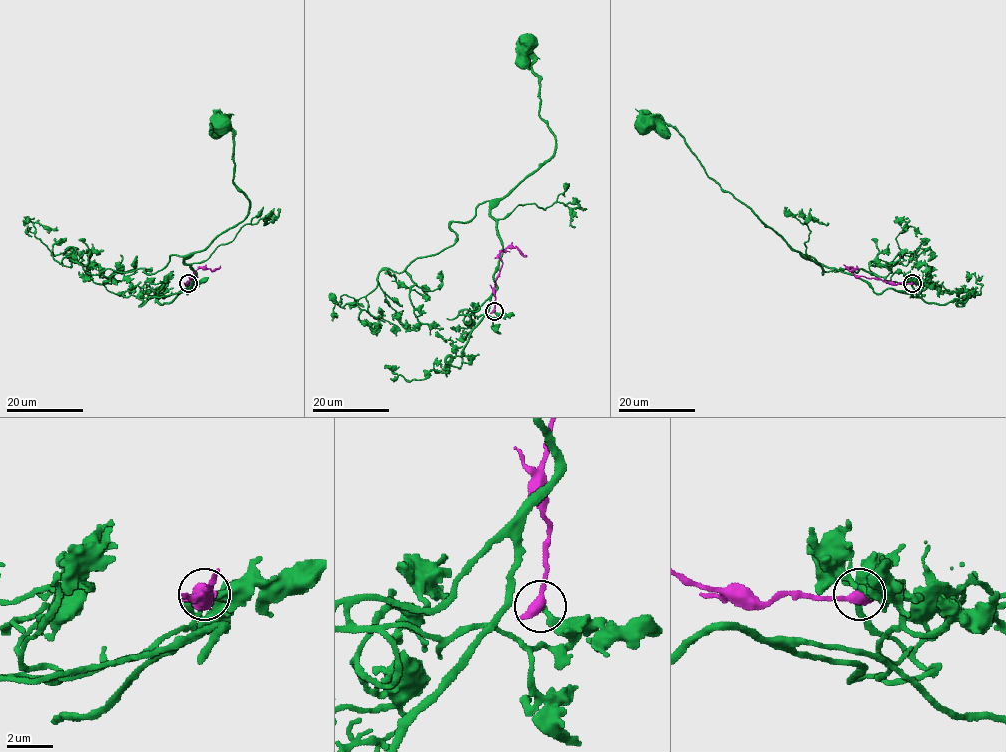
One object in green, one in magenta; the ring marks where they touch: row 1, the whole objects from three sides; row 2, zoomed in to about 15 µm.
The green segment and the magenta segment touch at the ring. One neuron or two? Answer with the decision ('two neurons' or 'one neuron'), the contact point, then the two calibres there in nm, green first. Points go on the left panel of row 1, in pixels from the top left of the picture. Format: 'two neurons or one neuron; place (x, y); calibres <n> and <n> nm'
two neurons; place (188, 283); calibres 280 and 500 nm

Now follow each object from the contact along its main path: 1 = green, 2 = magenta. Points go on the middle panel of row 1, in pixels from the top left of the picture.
1: (494, 311), (486, 314), (502, 242), (490, 210), (553, 154), (526, 40)
2: (494, 311), (496, 277), (502, 265), (500, 253), (517, 247), (526, 255)

